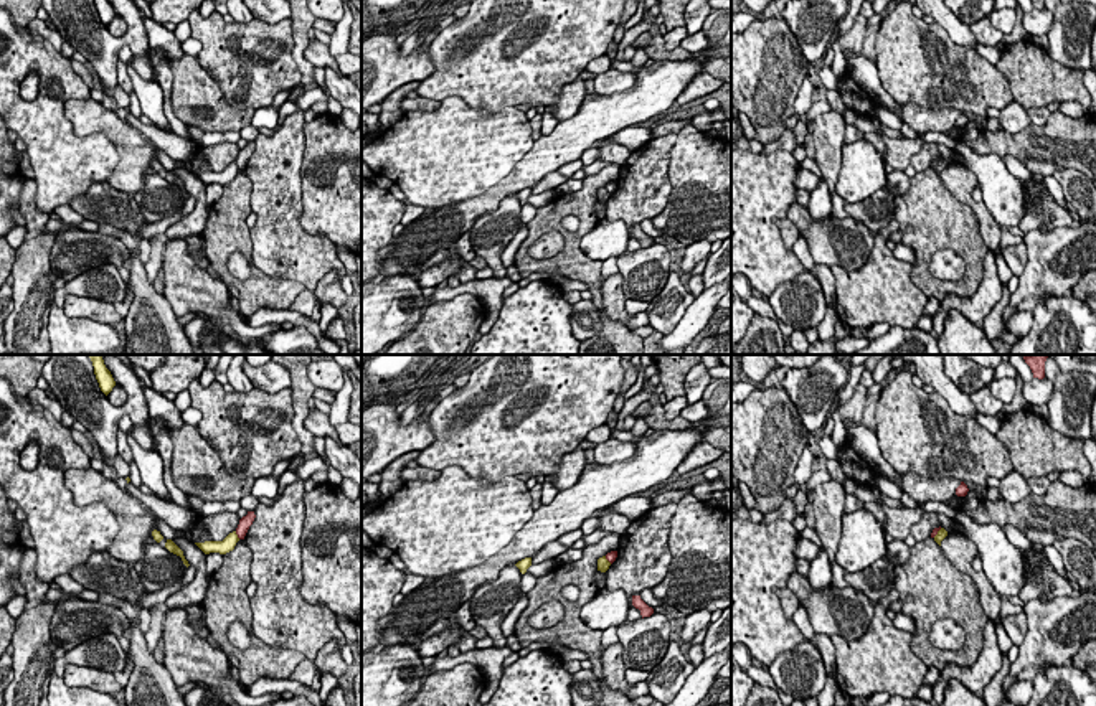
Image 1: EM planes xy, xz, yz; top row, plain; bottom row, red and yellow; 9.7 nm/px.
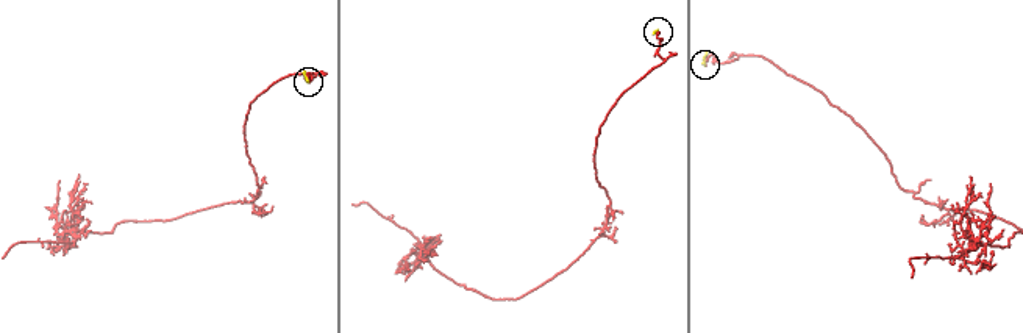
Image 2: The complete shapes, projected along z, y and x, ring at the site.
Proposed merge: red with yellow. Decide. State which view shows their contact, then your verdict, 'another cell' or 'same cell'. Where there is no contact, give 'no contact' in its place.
meets red in xy; another cell

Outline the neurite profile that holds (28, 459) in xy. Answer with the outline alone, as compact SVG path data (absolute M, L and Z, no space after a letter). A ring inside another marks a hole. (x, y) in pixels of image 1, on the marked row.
M31 440L20 454L20 465L25 470L33 470L38 465L40 445L36 440Z

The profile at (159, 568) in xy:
M160 543L147 544L144 559L132 566L149 594L175 584L187 571L182 558L170 553Z

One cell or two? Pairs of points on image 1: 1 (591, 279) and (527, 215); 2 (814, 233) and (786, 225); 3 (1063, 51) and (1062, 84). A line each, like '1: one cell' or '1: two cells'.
1: two cells
2: two cells
3: two cells

